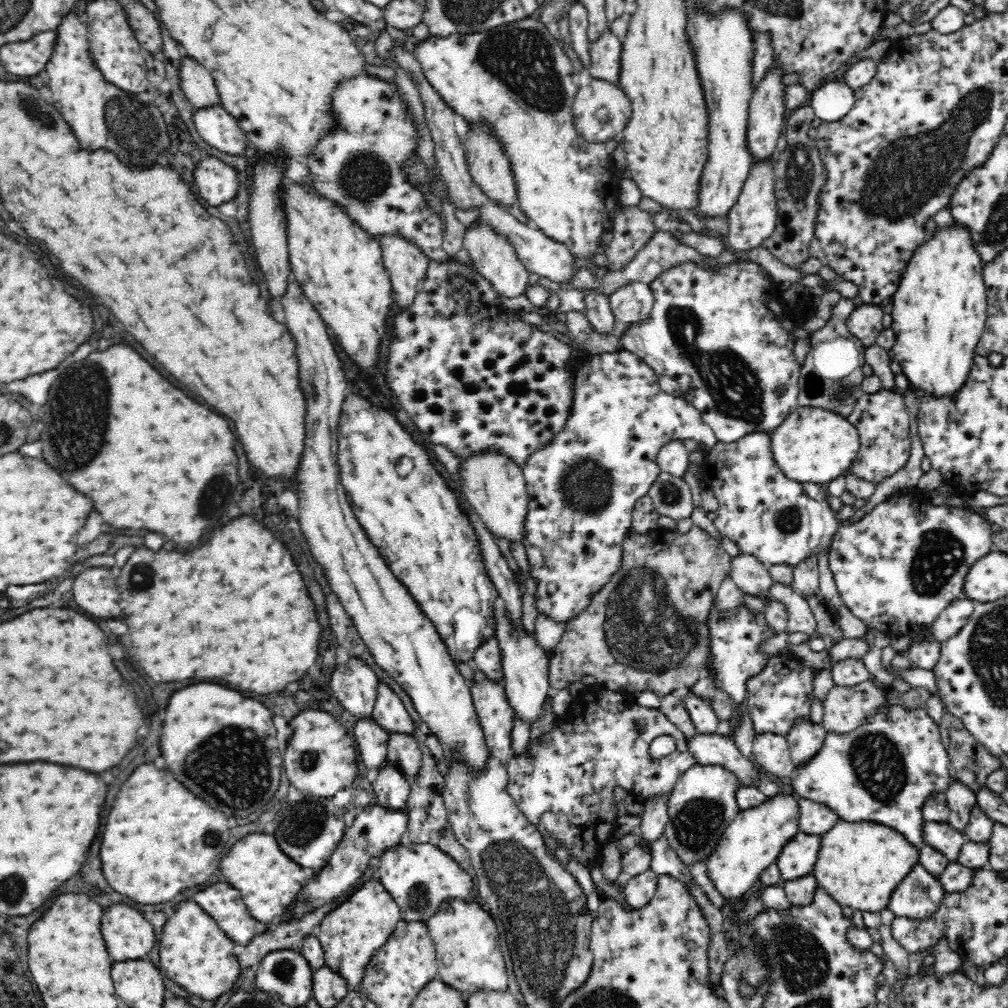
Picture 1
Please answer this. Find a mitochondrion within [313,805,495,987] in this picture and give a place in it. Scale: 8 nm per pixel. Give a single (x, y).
(418, 897)

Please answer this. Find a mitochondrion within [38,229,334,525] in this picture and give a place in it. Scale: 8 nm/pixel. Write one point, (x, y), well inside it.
(78, 422)

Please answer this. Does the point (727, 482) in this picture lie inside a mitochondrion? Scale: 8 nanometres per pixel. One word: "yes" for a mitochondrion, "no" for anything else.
no

